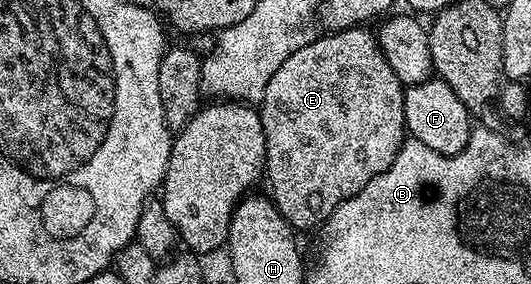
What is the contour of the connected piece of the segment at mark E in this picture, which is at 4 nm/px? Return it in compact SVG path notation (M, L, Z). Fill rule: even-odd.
M353 26L351 30L323 33L323 38L307 41L306 45L299 50L289 51L286 59L278 62L276 72L272 72L272 80L268 80L268 88L264 88L264 96L260 103L260 113L264 124L264 136L266 137L266 169L265 181L270 181L269 197L272 199L278 211L284 216L288 225L293 226L295 231L310 230L321 227L332 211L344 200L356 196L372 176L384 172L396 160L403 142L407 141L406 121L404 120L404 96L406 91L400 80L396 80L396 72L388 68L388 60L384 60L384 52L378 47L378 39L369 29L362 26Z

